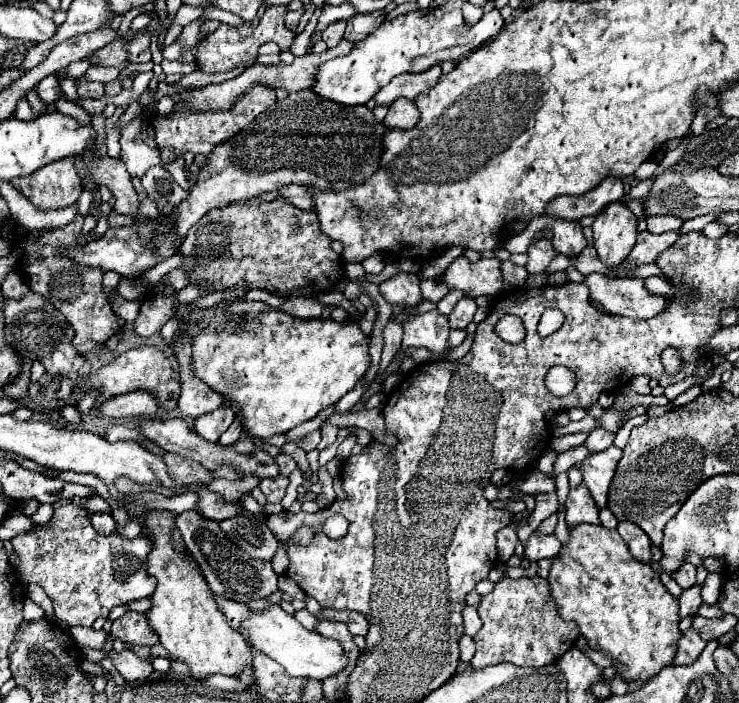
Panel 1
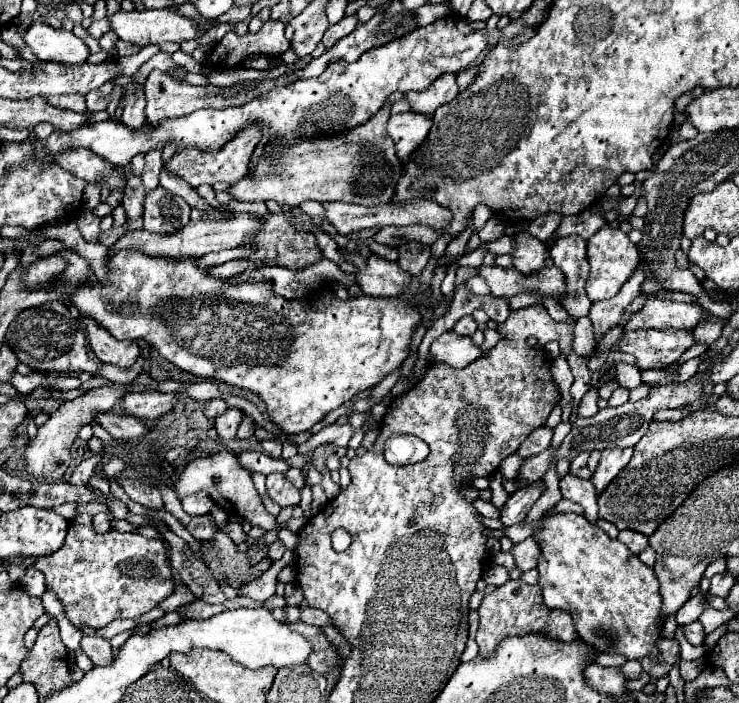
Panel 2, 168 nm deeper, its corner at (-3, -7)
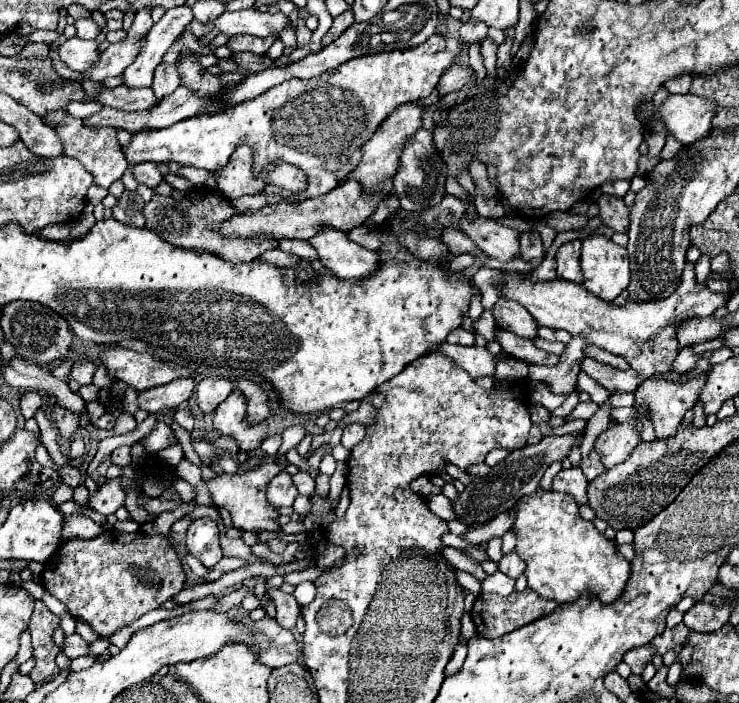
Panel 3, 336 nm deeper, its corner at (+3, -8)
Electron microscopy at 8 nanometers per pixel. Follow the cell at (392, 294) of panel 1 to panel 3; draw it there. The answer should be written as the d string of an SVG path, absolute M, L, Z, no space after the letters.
M325 228L325 230L321 230L319 234L315 234L313 238L309 238L309 242L311 242L311 246L317 250L319 260L321 260L337 278L341 278L341 280L363 280L363 278L375 274L375 272L379 270L379 266L381 266L377 252L365 250L363 246L351 242L345 232Z

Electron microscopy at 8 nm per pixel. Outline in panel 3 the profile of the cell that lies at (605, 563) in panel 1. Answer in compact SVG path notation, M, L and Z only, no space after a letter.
M579 468L561 470L553 478L553 490L557 492L537 490L521 498L515 506L515 552L527 562L525 576L529 588L535 590L541 598L555 600L559 604L571 604L583 594L595 596L603 604L611 604L615 598L621 598L631 576L631 564L621 556L617 544L605 538L605 534L601 534L593 522L585 522L577 512L581 504L587 504L587 486L589 482Z

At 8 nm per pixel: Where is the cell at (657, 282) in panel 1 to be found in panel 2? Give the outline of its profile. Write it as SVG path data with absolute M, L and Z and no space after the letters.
M699 325L699 329L693 329L693 339L697 345L711 349L715 345L715 341L721 337L721 329L723 327L719 327L719 325Z

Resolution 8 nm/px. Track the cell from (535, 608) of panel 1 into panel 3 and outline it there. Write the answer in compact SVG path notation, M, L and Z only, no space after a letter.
M525 588L523 592L513 592L509 596L499 596L499 594L479 594L475 604L473 604L473 610L471 610L471 618L475 622L475 628L477 628L477 634L483 636L483 638L499 638L503 634L509 634L525 624L531 624L551 612L555 612L557 608L557 602L553 600L545 600L545 598L539 598L531 588Z

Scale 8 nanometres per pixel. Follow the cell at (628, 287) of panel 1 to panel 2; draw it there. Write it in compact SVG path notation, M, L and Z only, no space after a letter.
M645 295L647 303L641 311L637 311L629 323L625 325L624 332L637 329L695 329L699 323L707 319L707 311L699 305L691 303L673 303L661 301L651 295Z

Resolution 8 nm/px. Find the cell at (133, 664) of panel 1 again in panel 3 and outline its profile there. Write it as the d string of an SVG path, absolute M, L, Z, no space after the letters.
M71 634L65 638L65 656L69 658L79 658L79 656L89 656L89 644L79 636L79 634Z

